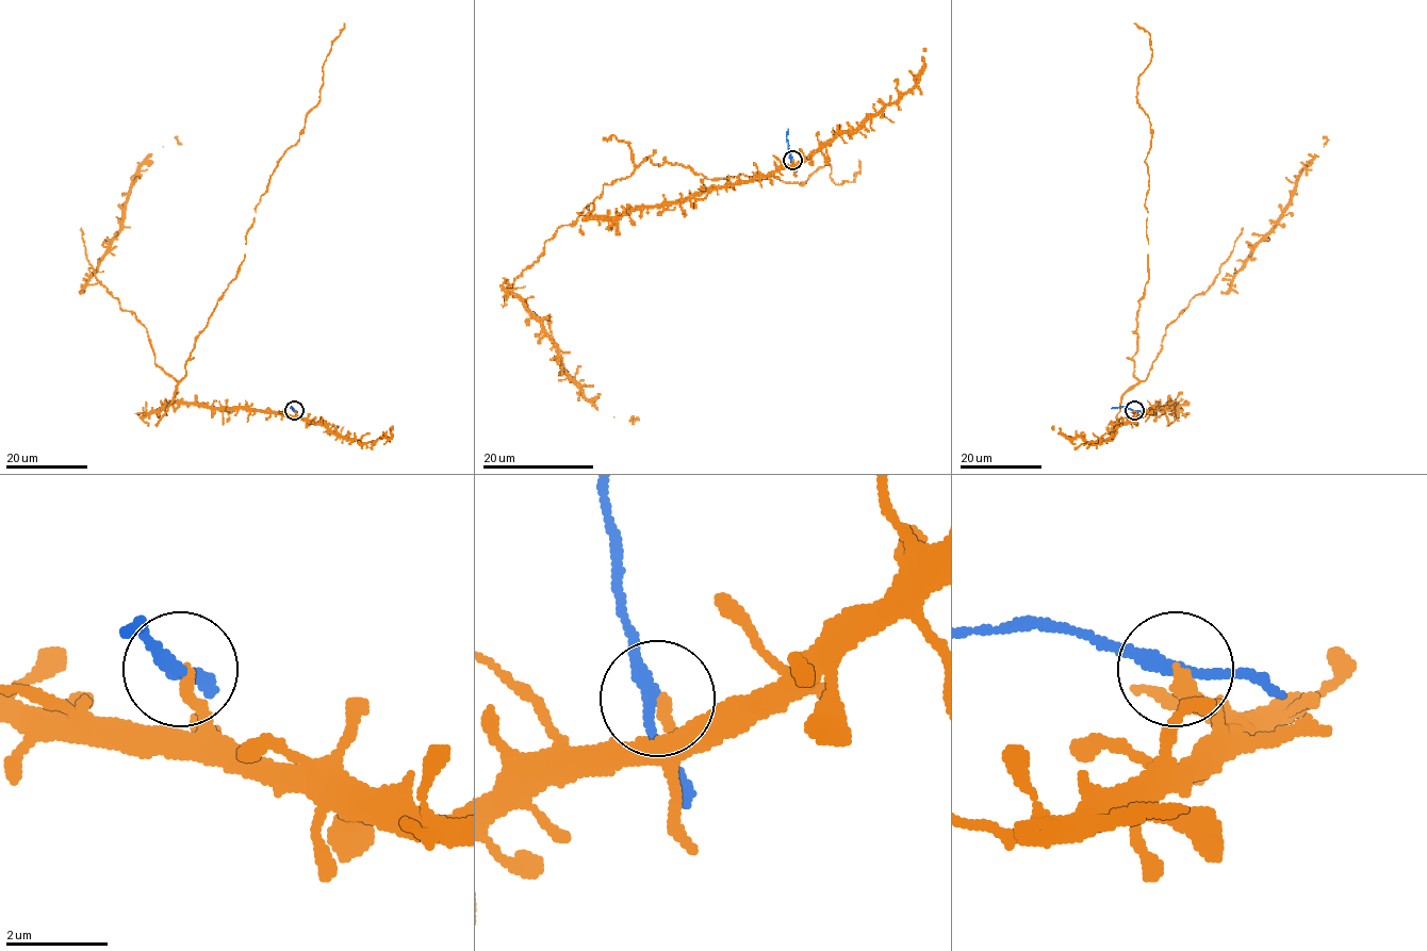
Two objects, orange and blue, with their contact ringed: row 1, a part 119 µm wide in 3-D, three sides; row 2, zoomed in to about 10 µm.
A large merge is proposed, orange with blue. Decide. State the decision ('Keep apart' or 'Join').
Keep apart

